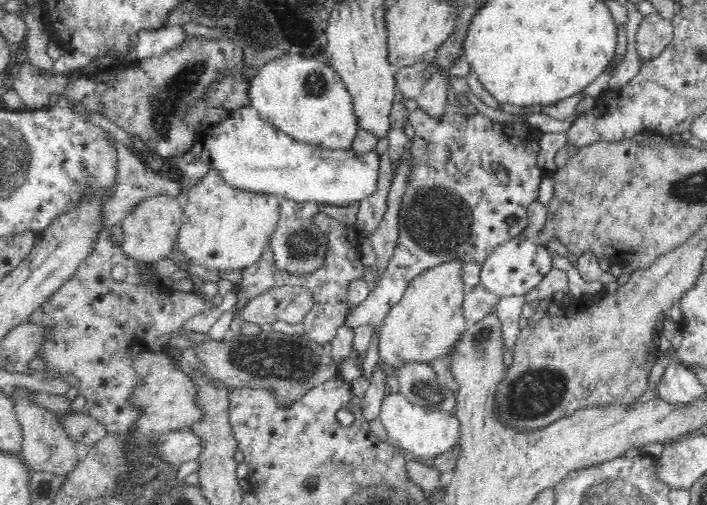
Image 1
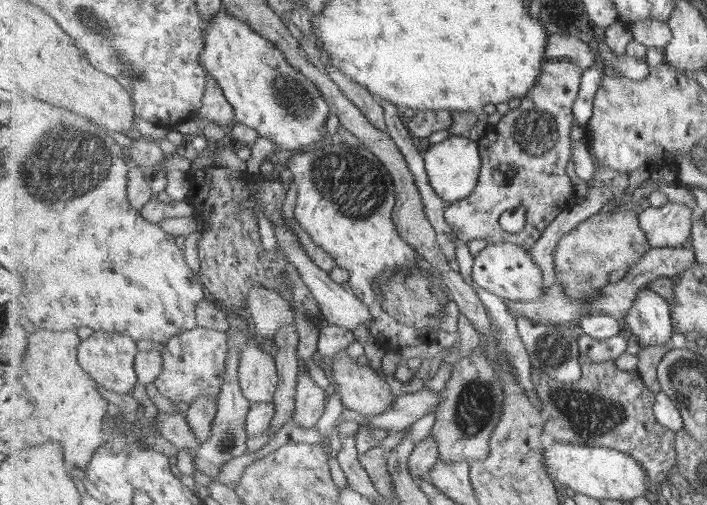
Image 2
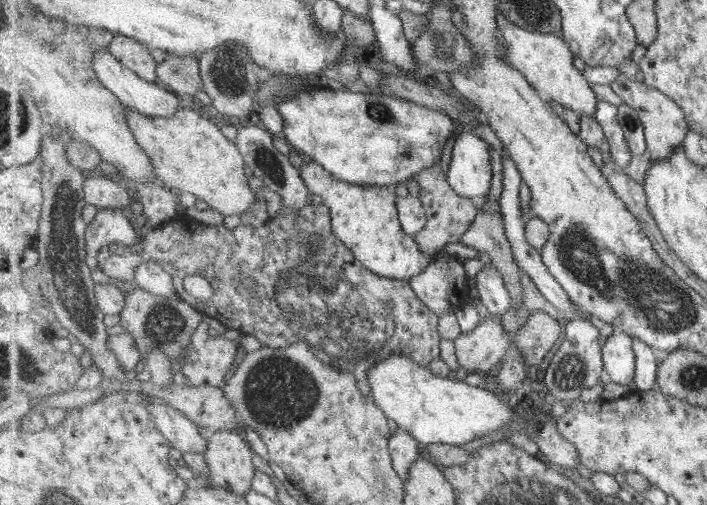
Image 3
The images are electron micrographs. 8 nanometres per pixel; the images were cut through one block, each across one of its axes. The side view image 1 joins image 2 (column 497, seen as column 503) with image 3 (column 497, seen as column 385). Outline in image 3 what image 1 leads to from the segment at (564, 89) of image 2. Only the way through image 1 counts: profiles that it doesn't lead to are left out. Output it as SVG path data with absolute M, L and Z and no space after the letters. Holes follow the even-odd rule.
M485 264L485 268L477 274L476 282L481 294L480 303L485 312L501 318L512 308L512 295L509 294L509 288L497 264Z

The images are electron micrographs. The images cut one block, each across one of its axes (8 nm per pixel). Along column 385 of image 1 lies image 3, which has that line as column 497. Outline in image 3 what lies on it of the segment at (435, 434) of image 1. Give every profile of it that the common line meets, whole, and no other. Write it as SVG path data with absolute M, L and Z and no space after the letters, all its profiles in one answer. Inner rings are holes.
M394 354L383 362L377 362L369 370L368 383L377 406L423 446L437 443L459 446L499 428L522 428L521 416L509 407L507 399L485 390L483 385L475 387L453 376L434 374L430 367L420 365L409 355Z

